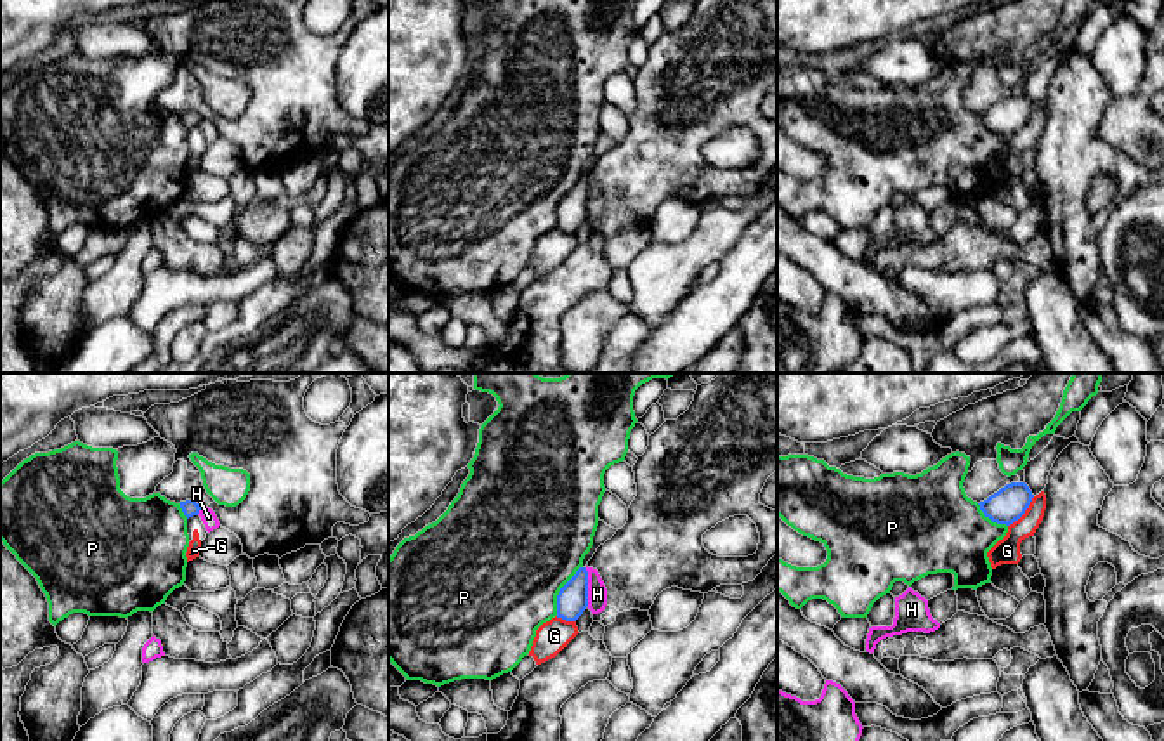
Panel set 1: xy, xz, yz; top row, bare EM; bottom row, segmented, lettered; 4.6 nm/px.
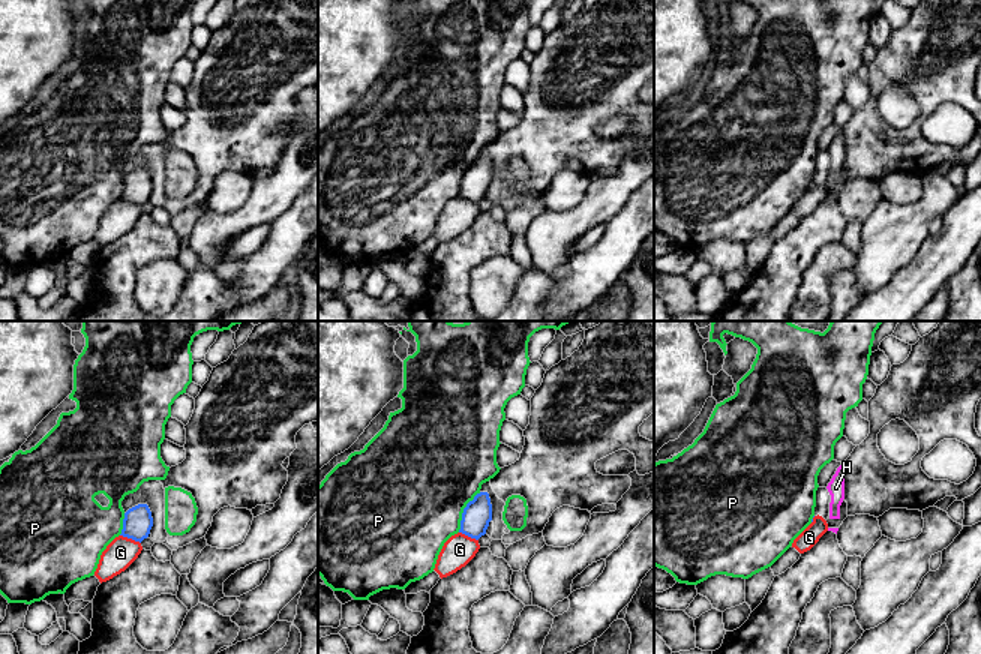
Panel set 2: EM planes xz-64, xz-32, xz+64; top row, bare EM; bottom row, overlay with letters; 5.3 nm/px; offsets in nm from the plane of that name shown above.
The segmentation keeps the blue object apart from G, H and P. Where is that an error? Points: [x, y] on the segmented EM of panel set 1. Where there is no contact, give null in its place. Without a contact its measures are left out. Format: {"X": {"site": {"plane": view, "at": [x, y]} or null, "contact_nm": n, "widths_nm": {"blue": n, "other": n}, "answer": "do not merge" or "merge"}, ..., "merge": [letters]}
{"G": {"site": {"plane": "yz", "at": [1024, 512]}, "contact_nm": 190, "widths_nm": {"blue": 160, "other": 120}, "answer": "do not merge"}, "H": {"site": {"plane": "xz", "at": [587, 587]}, "contact_nm": 180, "widths_nm": {"blue": 140, "other": 100}, "answer": "do not merge"}, "P": {"site": {"plane": "xz", "at": [561, 590]}, "contact_nm": 260, "widths_nm": {"blue": 140, "other": 480}, "answer": "do not merge"}, "merge": []}

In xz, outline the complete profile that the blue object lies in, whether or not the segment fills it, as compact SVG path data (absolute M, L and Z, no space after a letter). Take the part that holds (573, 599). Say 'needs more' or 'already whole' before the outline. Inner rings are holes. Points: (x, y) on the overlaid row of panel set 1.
already whole; M579 567L557 595L557 618L576 621L588 607L588 571Z

